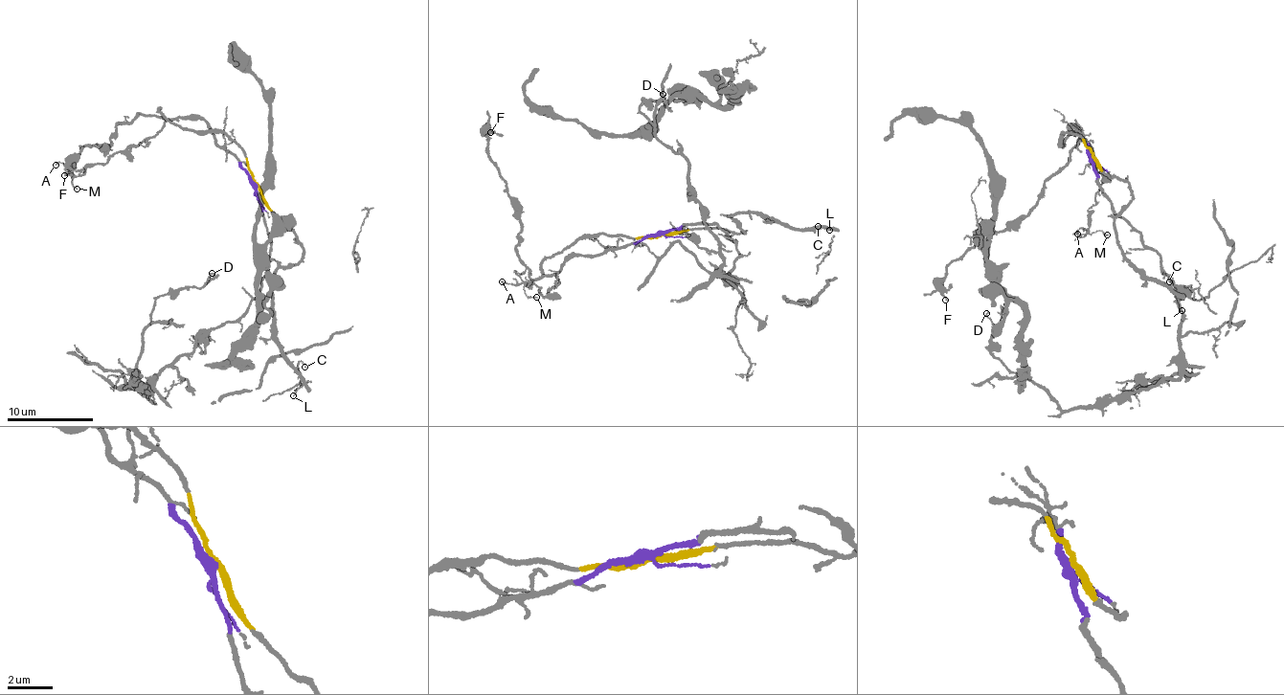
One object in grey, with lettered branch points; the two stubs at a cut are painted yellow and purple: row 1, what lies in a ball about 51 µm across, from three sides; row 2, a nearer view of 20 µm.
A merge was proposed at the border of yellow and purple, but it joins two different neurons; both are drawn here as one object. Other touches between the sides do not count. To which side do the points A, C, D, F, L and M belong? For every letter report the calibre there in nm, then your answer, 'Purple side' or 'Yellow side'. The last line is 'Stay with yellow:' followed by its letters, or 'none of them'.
A: Thickness 110 nm. Purple side
C: Thickness 110 nm. Yellow side
D: Thickness 140 nm. Purple side
F: Thickness 150 nm. Purple side
L: Thickness 120 nm. Yellow side
M: Thickness 130 nm. Purple side
Stay with yellow: C, L

